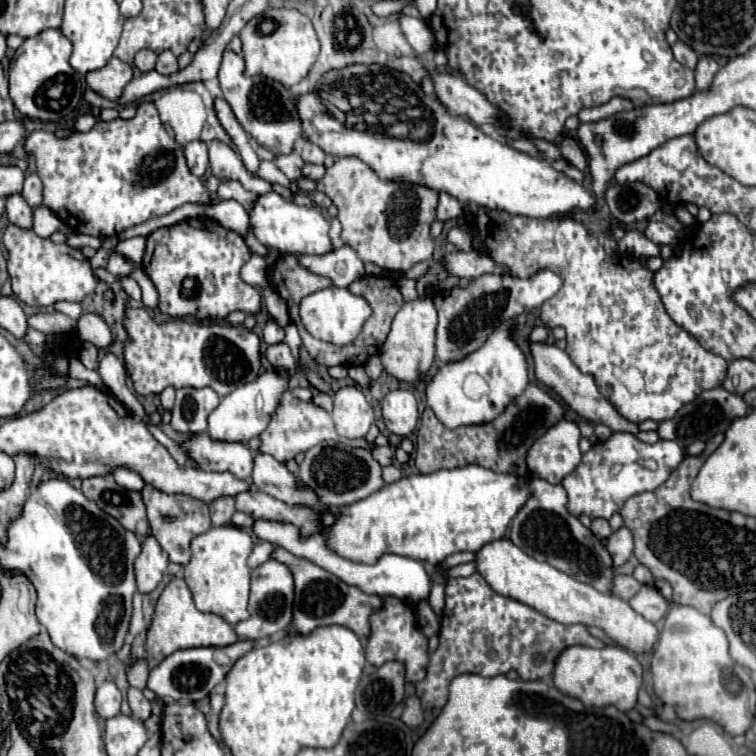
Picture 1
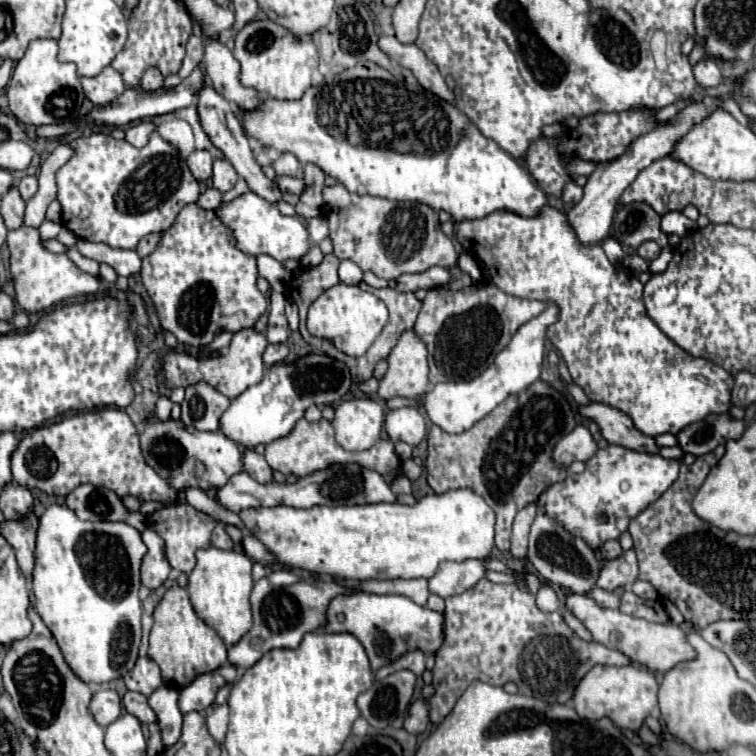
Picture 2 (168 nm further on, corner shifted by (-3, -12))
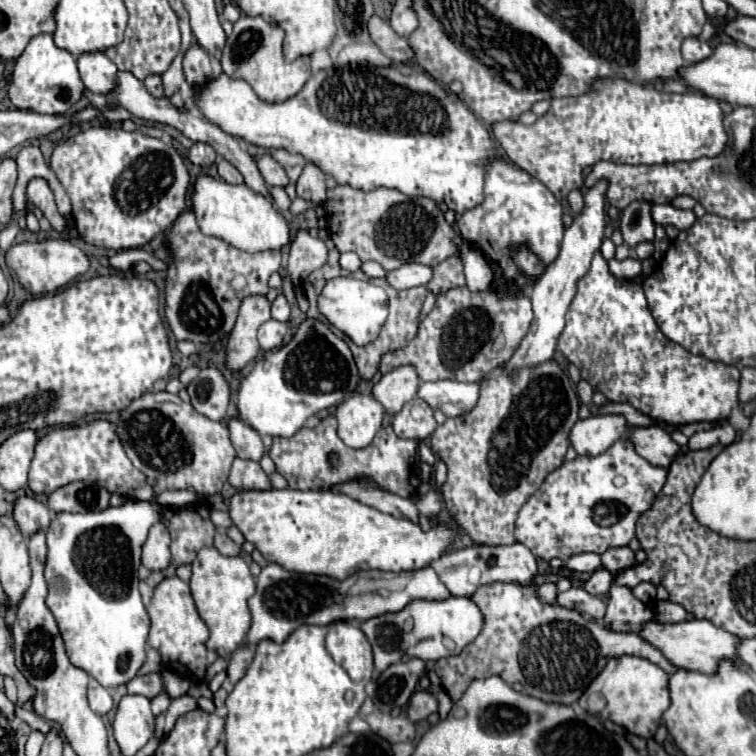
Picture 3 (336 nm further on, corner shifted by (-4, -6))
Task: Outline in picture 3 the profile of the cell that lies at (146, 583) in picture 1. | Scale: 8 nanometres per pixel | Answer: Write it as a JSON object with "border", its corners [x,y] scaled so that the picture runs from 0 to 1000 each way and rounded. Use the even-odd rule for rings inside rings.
{"border":[[[208,690],[200,698],[194,717],[189,720],[189,749],[200,757],[208,757],[208,754],[218,754],[224,746],[226,746],[224,704],[213,690]]]}

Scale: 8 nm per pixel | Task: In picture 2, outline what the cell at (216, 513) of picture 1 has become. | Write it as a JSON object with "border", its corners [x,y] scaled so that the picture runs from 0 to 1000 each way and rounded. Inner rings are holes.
{"border":[[[288,690],[286,693],[286,698],[283,698],[283,704],[280,704],[280,722],[283,725],[294,725],[294,728],[307,728],[310,725],[310,717],[307,717],[307,712],[296,704],[296,690]]]}

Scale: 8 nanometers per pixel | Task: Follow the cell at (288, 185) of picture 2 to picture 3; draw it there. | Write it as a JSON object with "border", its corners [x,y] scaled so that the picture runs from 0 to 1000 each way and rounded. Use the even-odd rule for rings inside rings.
{"border":[[[356,204],[345,206],[340,220],[343,220],[345,233],[353,241],[353,246],[380,246],[382,243],[382,235],[380,235],[377,225]]]}

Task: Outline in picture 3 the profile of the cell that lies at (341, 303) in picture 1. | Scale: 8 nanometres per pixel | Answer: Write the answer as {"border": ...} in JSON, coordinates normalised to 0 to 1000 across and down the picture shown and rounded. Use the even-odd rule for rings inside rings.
{"border":[[[448,365],[430,376],[430,381],[422,389],[419,405],[422,405],[422,413],[443,434],[456,439],[472,458],[483,458],[483,455],[493,452],[499,447],[499,442],[504,439],[504,431],[509,429],[509,421],[512,421],[515,399],[512,399],[512,389],[507,381],[493,378],[491,373],[483,373],[483,370]]]}

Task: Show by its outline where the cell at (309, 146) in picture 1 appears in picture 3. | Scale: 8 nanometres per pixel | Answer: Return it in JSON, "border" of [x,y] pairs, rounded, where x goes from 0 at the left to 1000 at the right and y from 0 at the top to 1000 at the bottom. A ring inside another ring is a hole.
{"border":[[[409,214],[393,238],[393,259],[406,267],[414,267],[417,272],[425,272],[430,267],[430,254],[430,230]]]}

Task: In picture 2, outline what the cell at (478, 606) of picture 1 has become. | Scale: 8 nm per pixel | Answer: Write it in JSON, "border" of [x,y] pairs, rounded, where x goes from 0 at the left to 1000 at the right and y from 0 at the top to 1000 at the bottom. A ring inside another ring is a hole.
{"border":[[[640,765],[630,778],[590,791],[587,812],[590,847],[577,865],[577,881],[571,886],[577,918],[566,923],[571,958],[582,958],[595,944],[603,926],[627,899],[656,907],[680,902],[693,921],[714,923],[728,931],[749,931],[757,926],[765,902],[788,878],[836,878],[836,873],[817,860],[767,847],[751,831],[741,810],[714,810],[706,799],[706,788],[677,772],[653,772]]]}

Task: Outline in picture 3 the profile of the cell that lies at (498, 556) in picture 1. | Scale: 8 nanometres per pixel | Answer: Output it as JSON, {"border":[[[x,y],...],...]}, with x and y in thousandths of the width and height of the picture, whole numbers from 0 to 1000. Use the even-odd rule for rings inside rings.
{"border":[[[866,820],[853,823],[853,828],[848,828],[848,833],[843,836],[853,849],[858,849],[861,854],[866,854],[869,860],[874,860],[874,865],[890,876],[890,881],[896,884],[906,884],[906,886],[925,886],[933,892],[943,892],[948,884],[951,870],[972,870],[972,854],[975,854],[975,841],[964,839],[956,831],[943,828],[935,820],[911,820],[911,823],[885,823],[885,825],[874,825]]]}

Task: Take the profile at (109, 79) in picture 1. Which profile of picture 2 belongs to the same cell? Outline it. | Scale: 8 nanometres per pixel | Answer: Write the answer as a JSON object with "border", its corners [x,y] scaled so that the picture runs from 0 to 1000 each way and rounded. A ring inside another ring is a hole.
{"border":[[[138,90],[130,101],[122,101],[122,103],[108,103],[108,116],[111,116],[111,124],[114,130],[124,138],[124,140],[138,140],[138,138],[146,138],[153,127],[159,127],[167,114],[161,108],[161,101],[148,90]]]}

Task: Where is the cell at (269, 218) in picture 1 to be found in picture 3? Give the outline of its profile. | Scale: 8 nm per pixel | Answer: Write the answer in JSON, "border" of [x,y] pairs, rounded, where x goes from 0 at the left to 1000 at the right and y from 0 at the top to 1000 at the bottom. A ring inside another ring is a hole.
{"border":[[[263,233],[253,265],[255,265],[255,280],[261,286],[261,296],[271,310],[292,315],[324,333],[372,331],[374,325],[385,323],[385,312],[390,310],[390,302],[385,299],[385,288],[369,280],[356,259],[329,251],[329,246],[324,243],[308,246],[292,235],[282,238],[279,233]]]}

